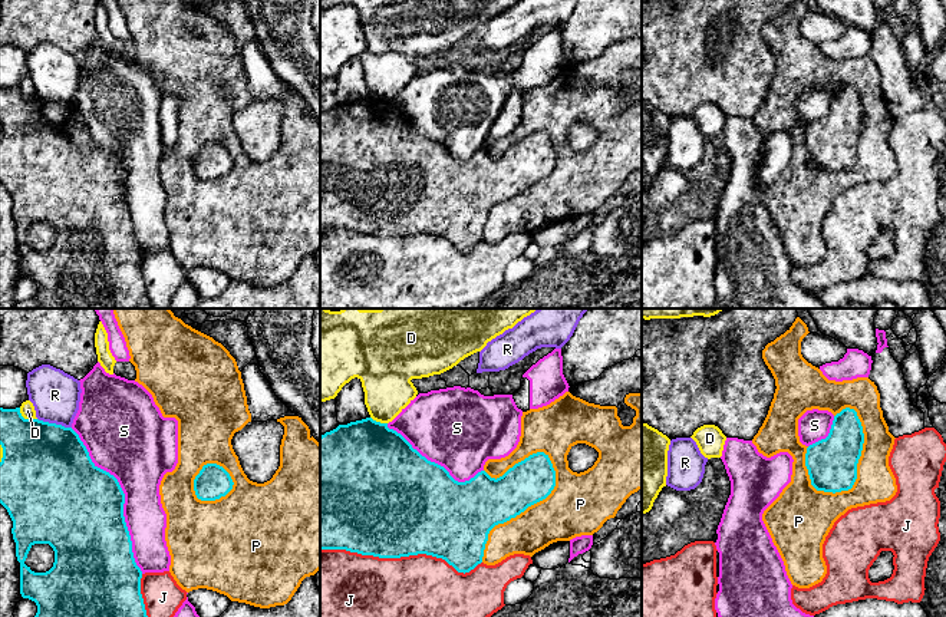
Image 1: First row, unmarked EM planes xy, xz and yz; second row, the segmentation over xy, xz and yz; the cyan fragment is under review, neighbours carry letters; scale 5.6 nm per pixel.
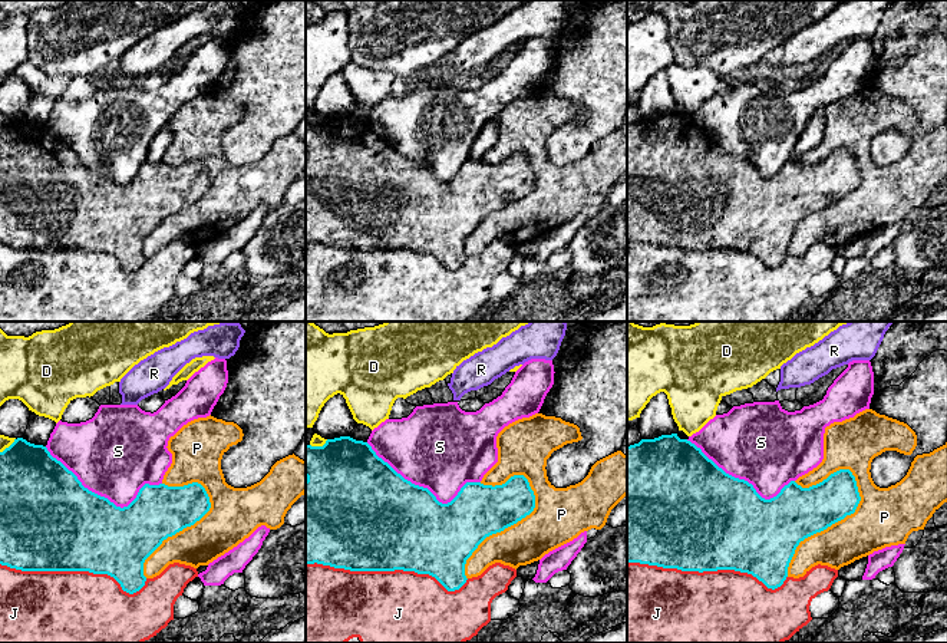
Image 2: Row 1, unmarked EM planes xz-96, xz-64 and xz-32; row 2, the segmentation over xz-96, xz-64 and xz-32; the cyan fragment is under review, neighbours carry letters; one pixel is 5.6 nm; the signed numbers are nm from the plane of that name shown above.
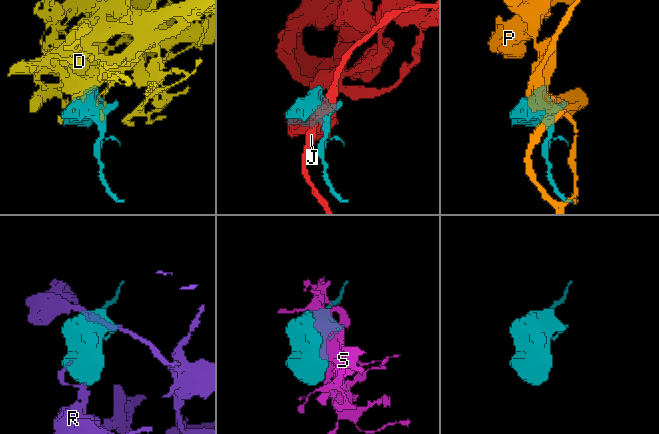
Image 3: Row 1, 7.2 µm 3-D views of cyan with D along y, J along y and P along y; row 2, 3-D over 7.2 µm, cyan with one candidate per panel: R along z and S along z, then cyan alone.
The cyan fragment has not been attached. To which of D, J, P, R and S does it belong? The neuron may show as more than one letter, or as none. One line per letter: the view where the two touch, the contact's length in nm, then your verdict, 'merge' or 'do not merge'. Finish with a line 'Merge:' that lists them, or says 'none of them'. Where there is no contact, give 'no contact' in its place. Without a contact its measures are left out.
D: meets cyan in xy; contact 120 nm long; do not merge
J: meets cyan in xz; contact 900 nm long; do not merge
P: meets cyan in xz; contact 700 nm long; merge
R: meets cyan in xy; contact 200 nm long; do not merge
S: meets cyan in xy; contact 900 nm long; do not merge
Merge: P

